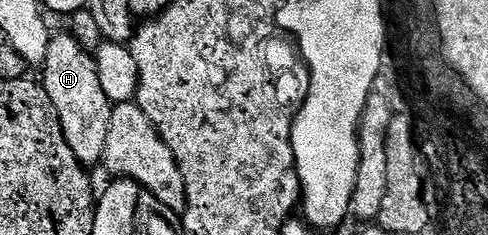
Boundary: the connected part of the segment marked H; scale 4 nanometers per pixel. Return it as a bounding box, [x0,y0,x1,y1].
[42,31,114,166]

